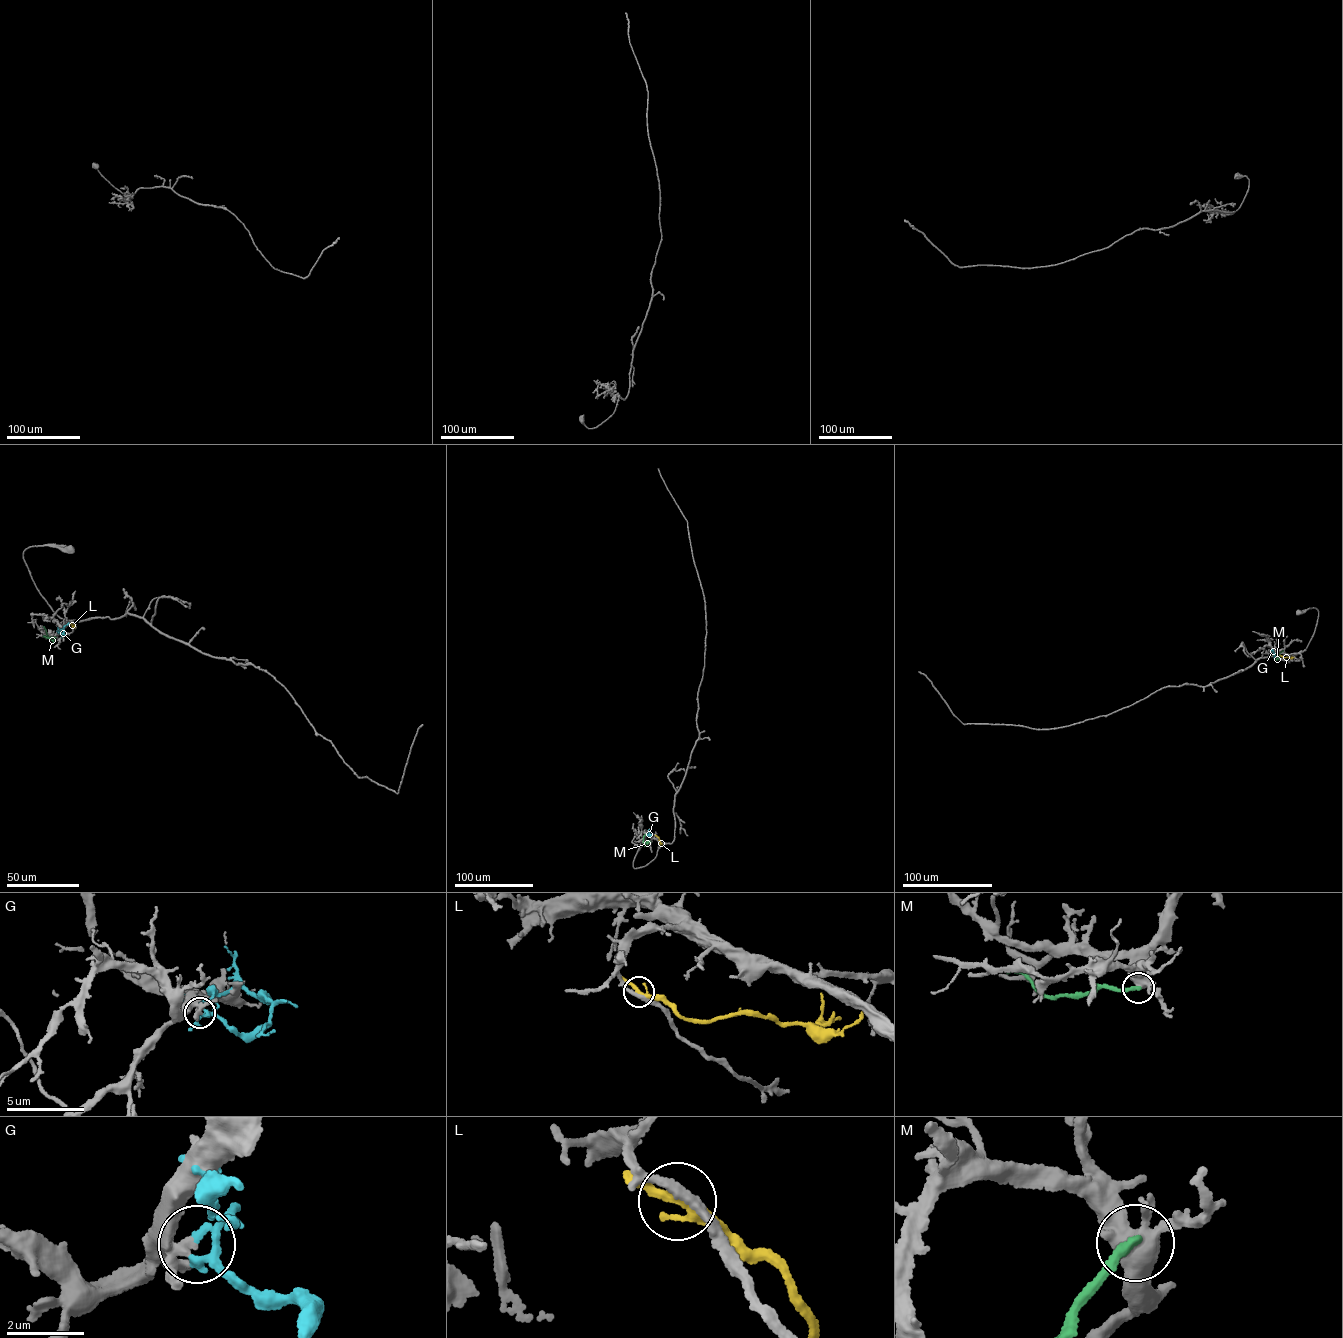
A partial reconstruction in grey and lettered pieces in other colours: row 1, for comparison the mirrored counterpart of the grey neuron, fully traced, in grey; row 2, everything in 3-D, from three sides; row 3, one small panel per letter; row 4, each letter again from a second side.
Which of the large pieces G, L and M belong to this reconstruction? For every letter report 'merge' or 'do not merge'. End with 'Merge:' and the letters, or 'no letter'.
G: do not merge
L: do not merge
M: do not merge
Merge: no letter

